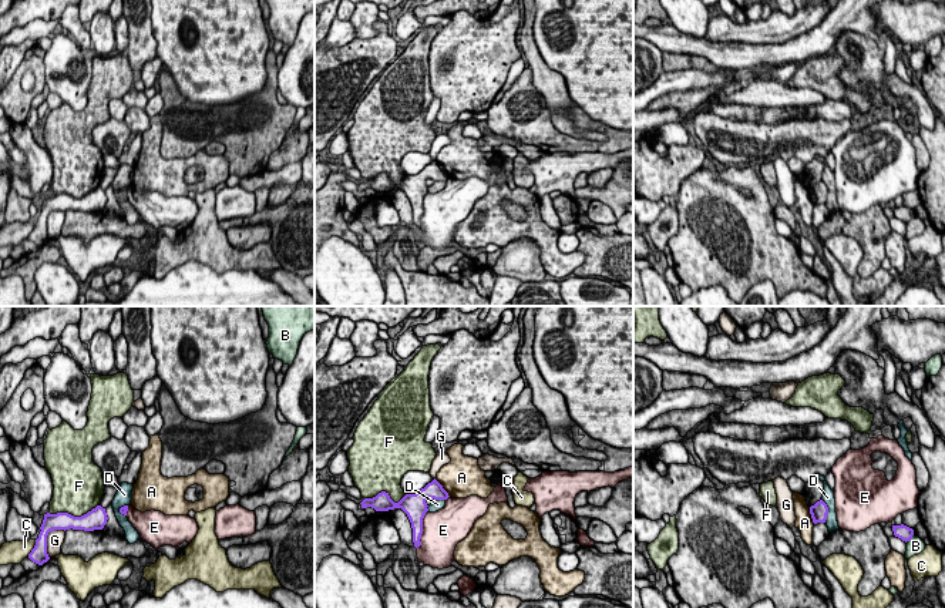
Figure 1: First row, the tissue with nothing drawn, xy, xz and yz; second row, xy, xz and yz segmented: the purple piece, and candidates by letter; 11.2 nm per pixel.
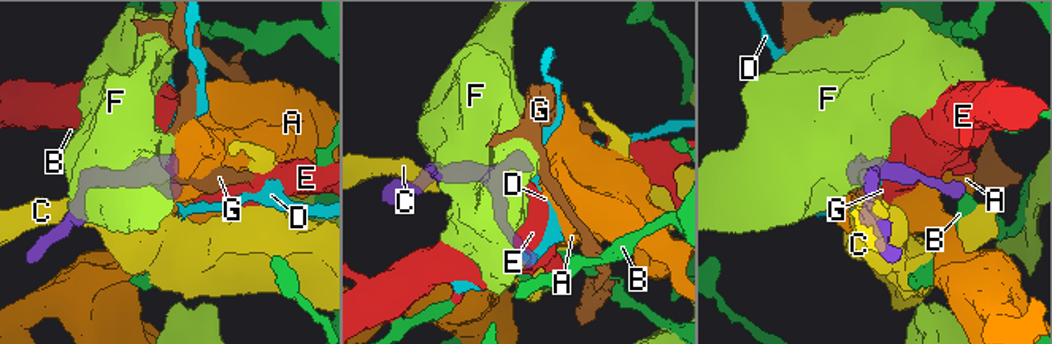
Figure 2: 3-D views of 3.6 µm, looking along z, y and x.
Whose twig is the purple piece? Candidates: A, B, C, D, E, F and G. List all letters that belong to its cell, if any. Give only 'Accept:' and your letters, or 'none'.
Accept: none

